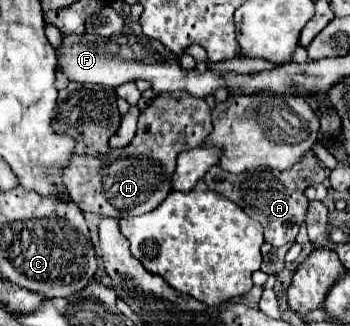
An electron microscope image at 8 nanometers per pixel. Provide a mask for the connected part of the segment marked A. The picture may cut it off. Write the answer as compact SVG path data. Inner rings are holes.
M309 151L309 155L305 155L305 159L301 159L301 163L295 163L293 167L285 169L283 173L273 171L273 169L255 169L255 171L245 171L245 173L233 175L233 173L223 171L219 165L215 165L203 177L203 181L207 183L207 187L211 191L221 193L229 201L241 205L249 217L259 221L265 231L265 241L273 247L281 247L285 243L295 241L297 231L299 231L301 223L305 221L307 205L309 205L309 201L303 193L309 185L321 183L323 179L325 179L325 169L321 167L321 163L313 151Z

